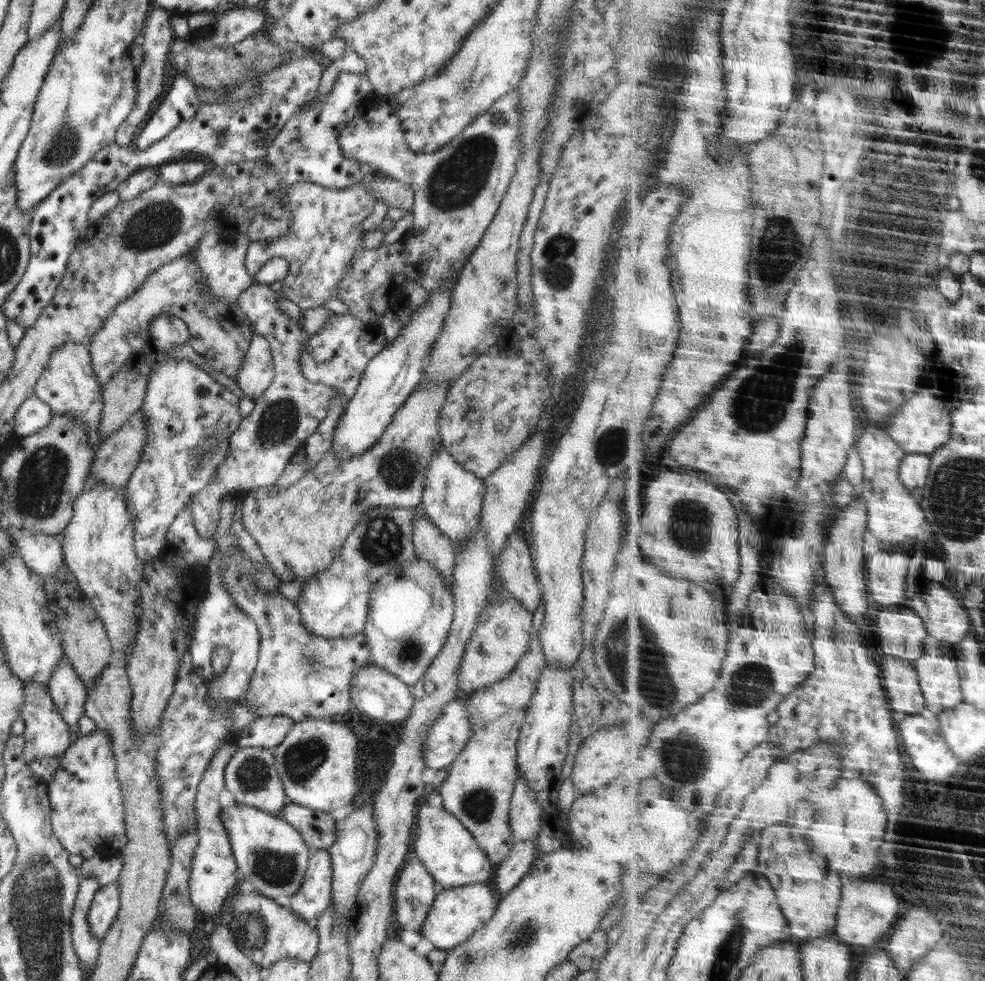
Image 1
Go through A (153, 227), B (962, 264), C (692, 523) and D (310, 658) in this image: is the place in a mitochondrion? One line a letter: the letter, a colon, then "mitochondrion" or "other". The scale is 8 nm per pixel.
A: mitochondrion
B: other
C: mitochondrion
D: mitochondrion

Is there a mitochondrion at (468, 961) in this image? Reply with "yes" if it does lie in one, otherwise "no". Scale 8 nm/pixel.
yes

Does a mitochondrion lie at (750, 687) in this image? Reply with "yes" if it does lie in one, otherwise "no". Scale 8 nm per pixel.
yes

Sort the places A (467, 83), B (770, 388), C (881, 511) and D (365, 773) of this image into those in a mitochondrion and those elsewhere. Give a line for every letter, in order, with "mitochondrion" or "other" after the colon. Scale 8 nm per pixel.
A: mitochondrion
B: mitochondrion
C: other
D: other

